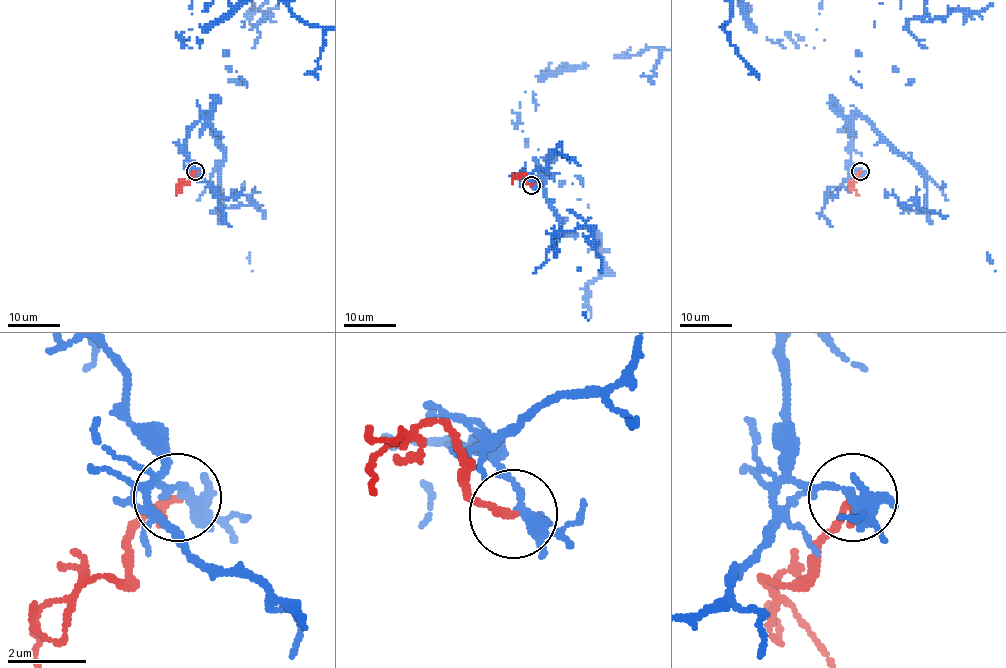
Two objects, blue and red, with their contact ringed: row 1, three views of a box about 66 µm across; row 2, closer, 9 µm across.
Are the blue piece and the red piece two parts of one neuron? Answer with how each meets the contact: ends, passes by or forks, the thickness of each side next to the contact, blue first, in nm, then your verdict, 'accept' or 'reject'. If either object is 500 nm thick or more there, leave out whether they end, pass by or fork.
blue forks | red ends | 280/240 nm | accept

